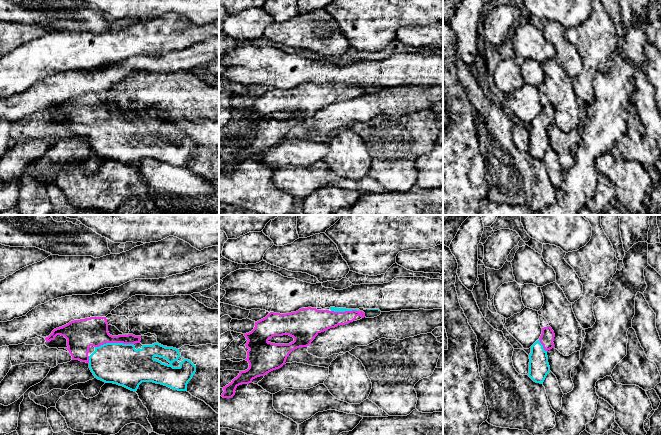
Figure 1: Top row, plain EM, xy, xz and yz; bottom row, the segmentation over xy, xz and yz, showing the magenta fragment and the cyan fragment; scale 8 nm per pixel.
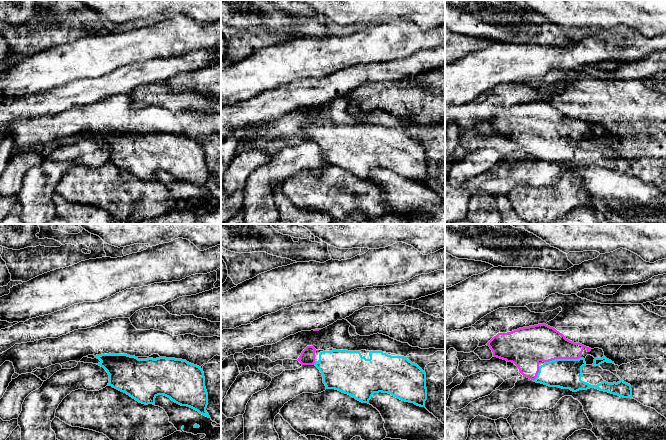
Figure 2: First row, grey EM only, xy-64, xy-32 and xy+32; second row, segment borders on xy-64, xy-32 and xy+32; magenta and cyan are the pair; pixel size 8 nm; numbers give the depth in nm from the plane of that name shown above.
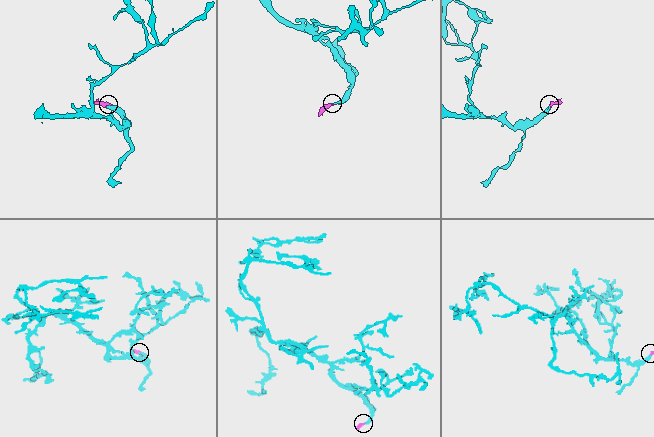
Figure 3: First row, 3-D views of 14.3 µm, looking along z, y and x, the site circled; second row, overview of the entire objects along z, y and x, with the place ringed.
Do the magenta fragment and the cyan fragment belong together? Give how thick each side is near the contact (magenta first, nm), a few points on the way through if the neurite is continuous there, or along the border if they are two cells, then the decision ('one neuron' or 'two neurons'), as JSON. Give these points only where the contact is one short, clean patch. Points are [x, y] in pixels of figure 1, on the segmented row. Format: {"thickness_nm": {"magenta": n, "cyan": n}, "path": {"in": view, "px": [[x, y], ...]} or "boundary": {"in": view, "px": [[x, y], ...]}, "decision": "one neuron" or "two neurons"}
{"thickness_nm": {"magenta": 240, "cyan": 320}, "path": {"in": "xy", "px": [[93, 331], [104, 342], [114, 342], [114, 356], [117, 363]]}, "decision": "one neuron"}

